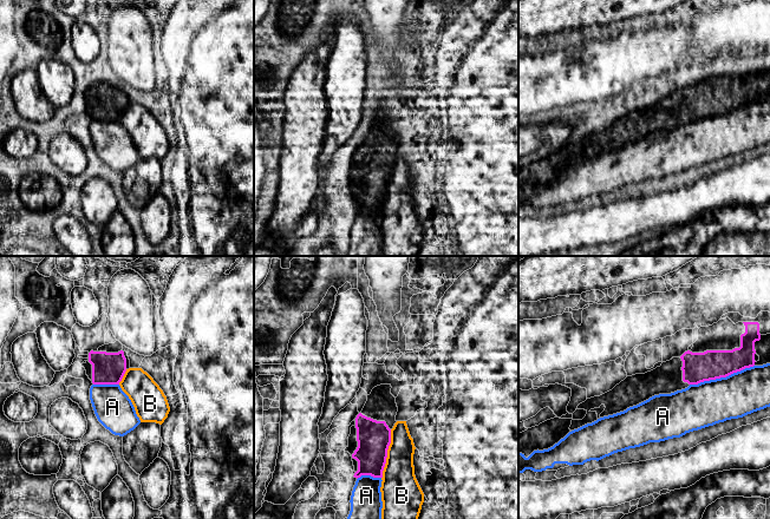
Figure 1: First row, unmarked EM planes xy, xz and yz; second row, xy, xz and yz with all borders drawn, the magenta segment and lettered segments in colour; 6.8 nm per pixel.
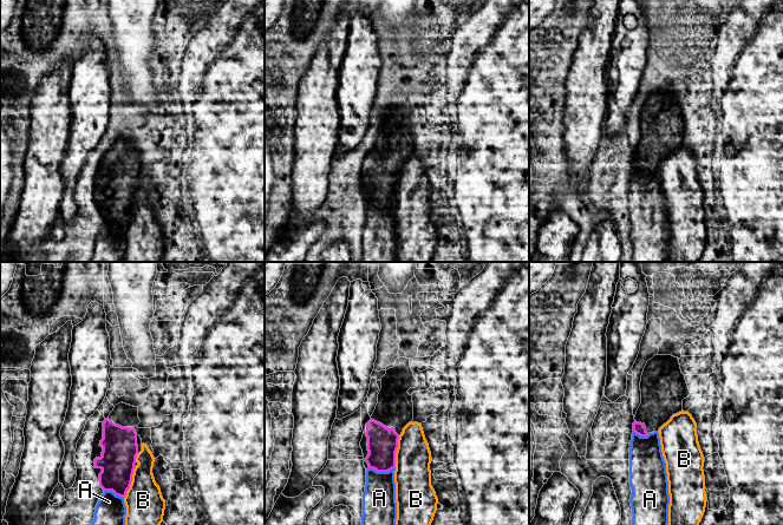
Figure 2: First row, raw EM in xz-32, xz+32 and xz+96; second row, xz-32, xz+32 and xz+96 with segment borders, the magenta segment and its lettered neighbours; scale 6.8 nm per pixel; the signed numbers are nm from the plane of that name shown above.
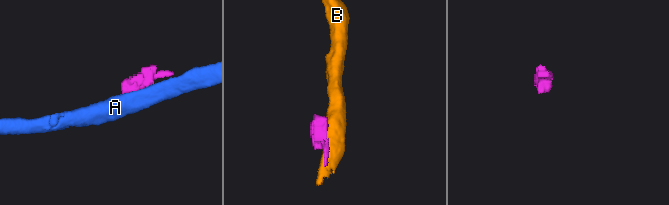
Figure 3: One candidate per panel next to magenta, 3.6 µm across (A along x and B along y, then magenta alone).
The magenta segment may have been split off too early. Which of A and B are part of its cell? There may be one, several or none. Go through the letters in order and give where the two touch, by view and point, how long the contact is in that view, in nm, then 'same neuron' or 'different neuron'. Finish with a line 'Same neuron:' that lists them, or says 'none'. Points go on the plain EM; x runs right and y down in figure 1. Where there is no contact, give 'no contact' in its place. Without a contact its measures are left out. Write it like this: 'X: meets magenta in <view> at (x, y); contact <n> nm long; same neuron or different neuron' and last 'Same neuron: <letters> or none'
A: meets magenta in yz at (722, 112); contact 460 nm long; different neuron
B: meets magenta in xz at (386, 190); contact 340 nm long; different neuron
Same neuron: none

